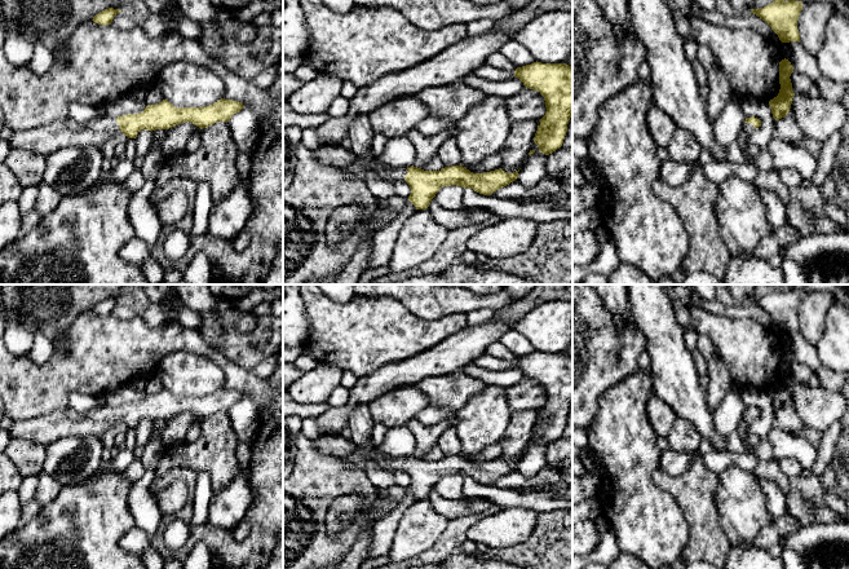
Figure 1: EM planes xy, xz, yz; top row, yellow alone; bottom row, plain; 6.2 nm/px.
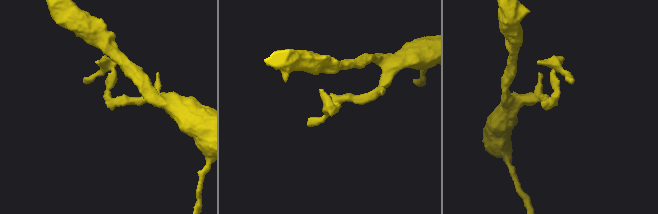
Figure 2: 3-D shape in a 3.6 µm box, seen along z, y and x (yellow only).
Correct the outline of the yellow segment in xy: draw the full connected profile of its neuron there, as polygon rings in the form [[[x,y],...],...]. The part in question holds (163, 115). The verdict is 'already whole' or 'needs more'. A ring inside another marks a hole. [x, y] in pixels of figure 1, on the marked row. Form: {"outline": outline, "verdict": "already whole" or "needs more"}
{"outline": [[[221,98],[209,106],[180,109],[163,100],[156,105],[147,105],[140,114],[118,118],[103,114],[87,123],[67,118],[27,131],[14,131],[9,144],[12,149],[28,149],[48,156],[70,146],[101,147],[118,132],[123,132],[128,138],[136,138],[142,129],[151,132],[169,129],[185,122],[203,129],[217,122],[229,122],[243,107],[242,102]]], "verdict": "needs more"}

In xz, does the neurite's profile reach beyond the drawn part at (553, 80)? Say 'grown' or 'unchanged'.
unchanged

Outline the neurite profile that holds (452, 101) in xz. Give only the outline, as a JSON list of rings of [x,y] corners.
[[[463,80],[428,87],[416,96],[428,107],[430,116],[448,119],[454,123],[486,97],[482,91],[465,84]]]

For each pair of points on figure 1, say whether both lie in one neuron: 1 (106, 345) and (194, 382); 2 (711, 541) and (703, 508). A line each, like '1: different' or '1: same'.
1: different
2: same

